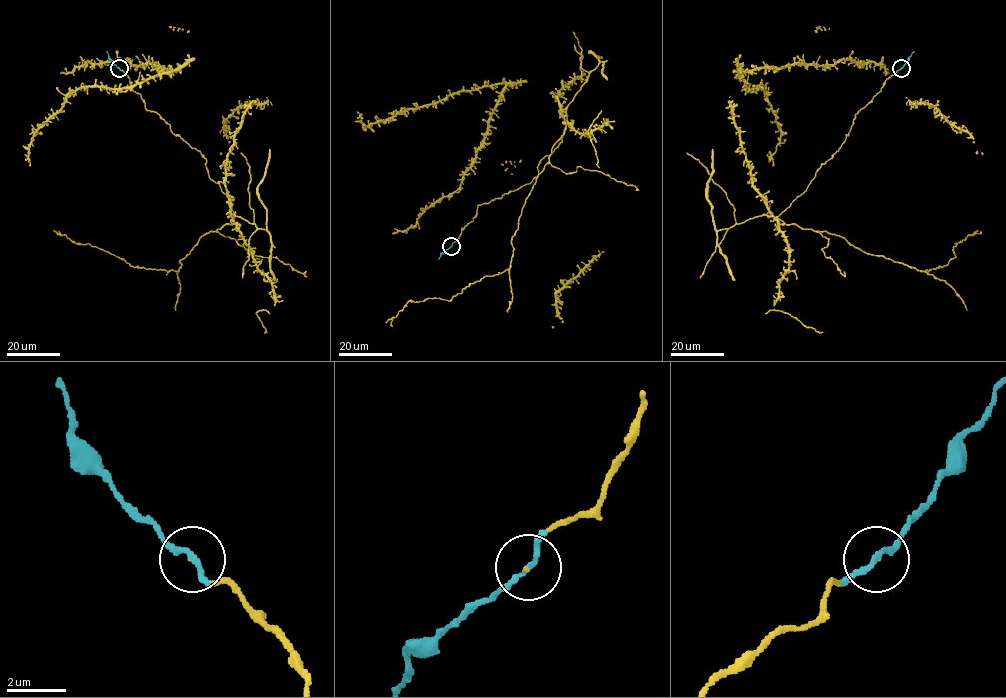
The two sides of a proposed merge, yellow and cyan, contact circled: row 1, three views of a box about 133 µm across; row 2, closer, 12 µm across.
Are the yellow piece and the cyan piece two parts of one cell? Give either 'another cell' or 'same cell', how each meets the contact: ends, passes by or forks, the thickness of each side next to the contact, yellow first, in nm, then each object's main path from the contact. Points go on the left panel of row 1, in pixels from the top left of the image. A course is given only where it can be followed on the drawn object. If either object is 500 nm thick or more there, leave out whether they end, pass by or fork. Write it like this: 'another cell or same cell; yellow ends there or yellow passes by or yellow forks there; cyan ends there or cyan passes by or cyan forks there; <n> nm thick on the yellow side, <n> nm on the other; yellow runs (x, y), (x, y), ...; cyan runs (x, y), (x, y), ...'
same cell; yellow ends there; cyan passes by; 40 nm thick on the yellow side, 180 nm on the other; yellow runs (119, 68), (146, 109), (205, 159), (233, 223), (201, 237), (178, 271), (133, 267), (53, 230); cyan runs (119, 68), (106, 51)

